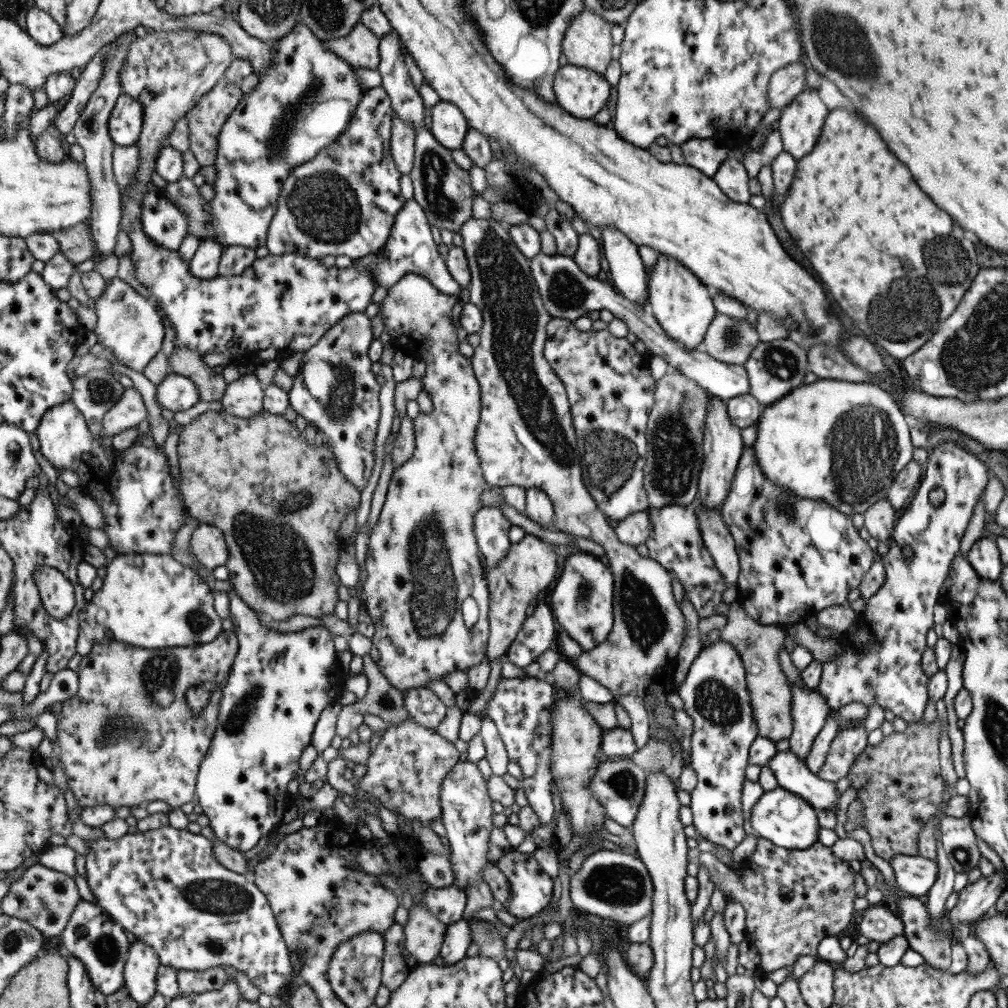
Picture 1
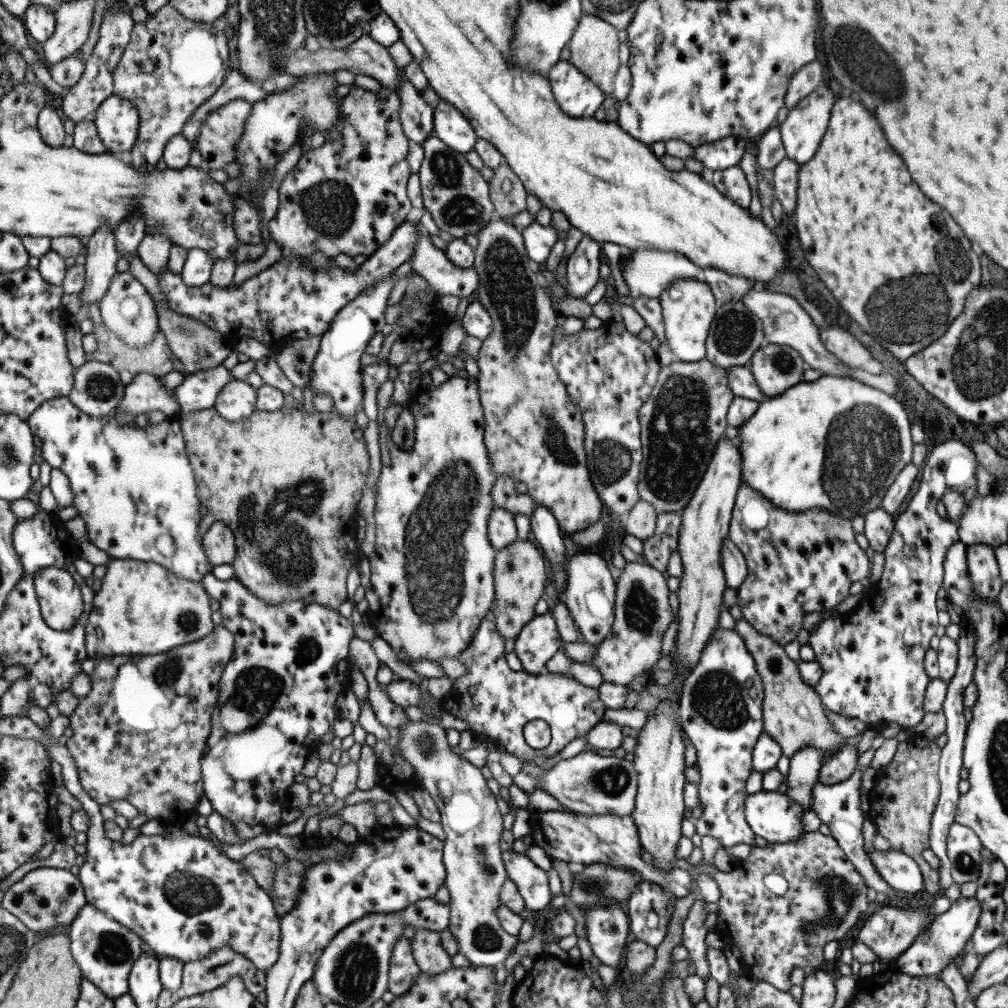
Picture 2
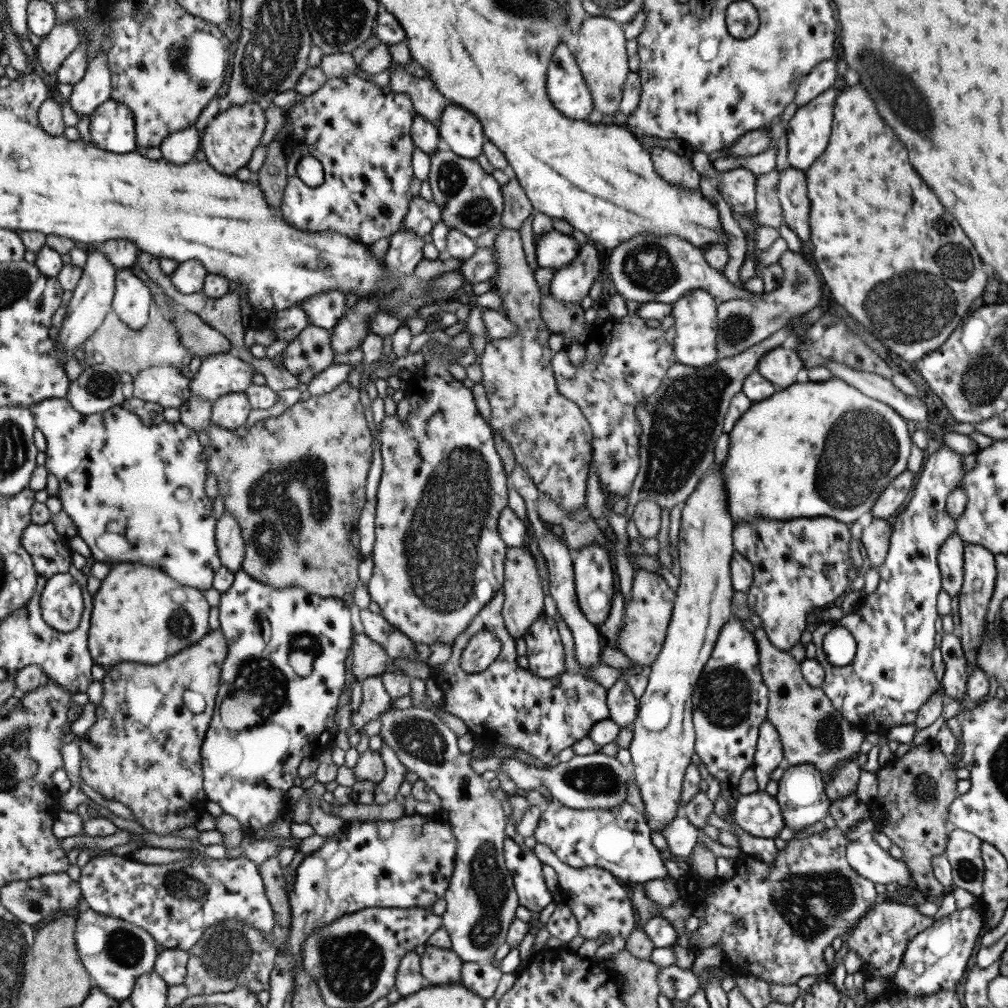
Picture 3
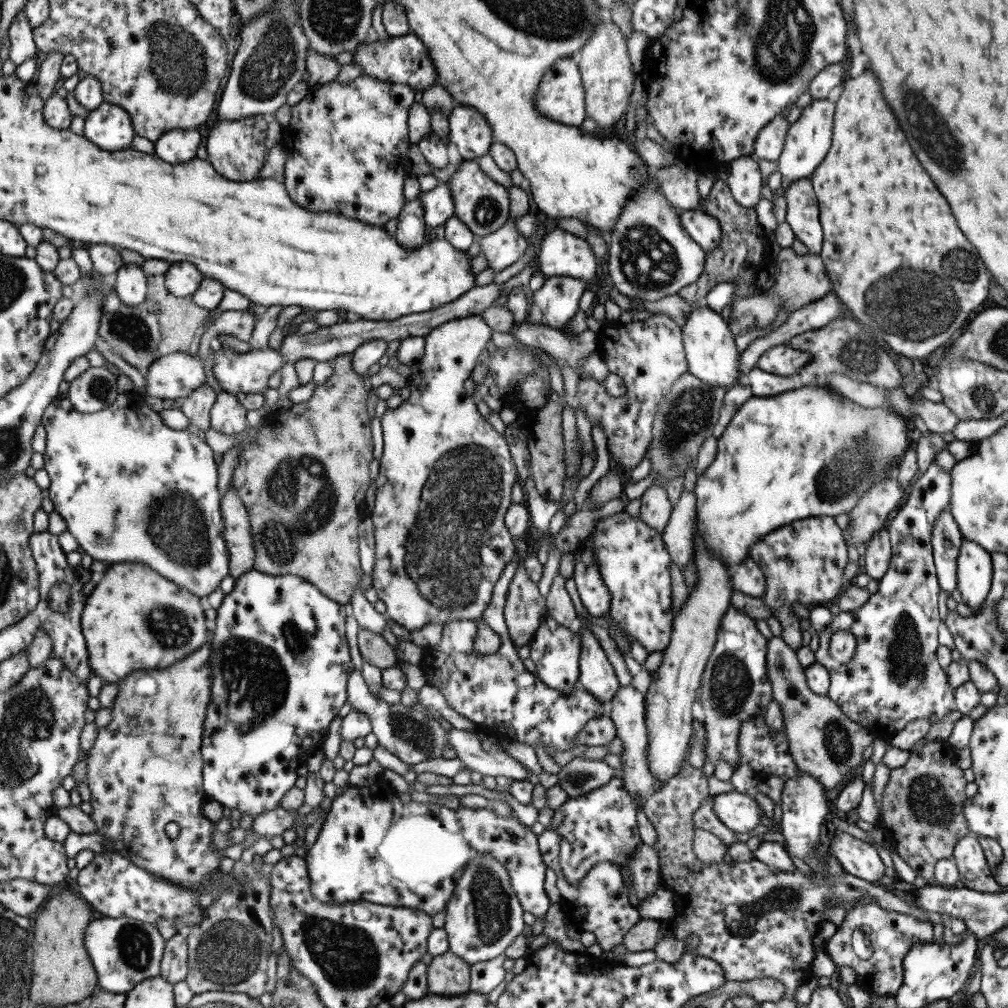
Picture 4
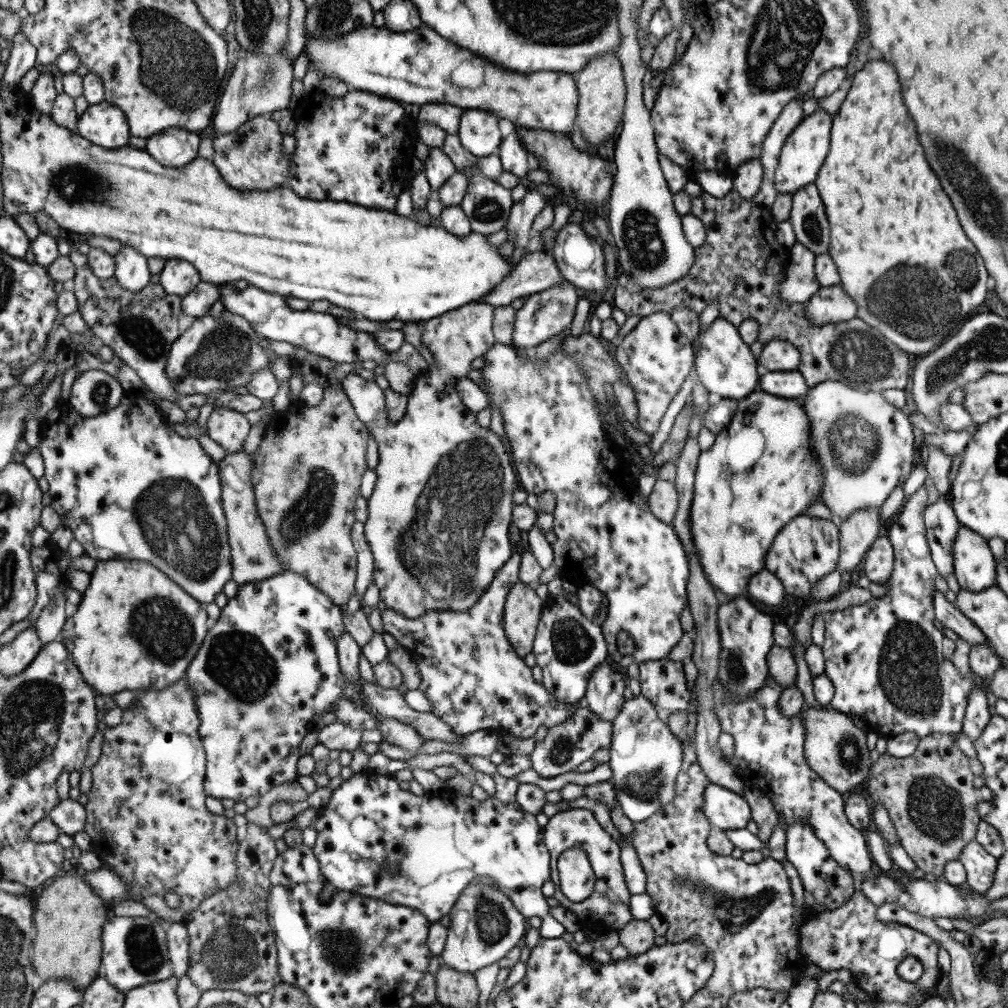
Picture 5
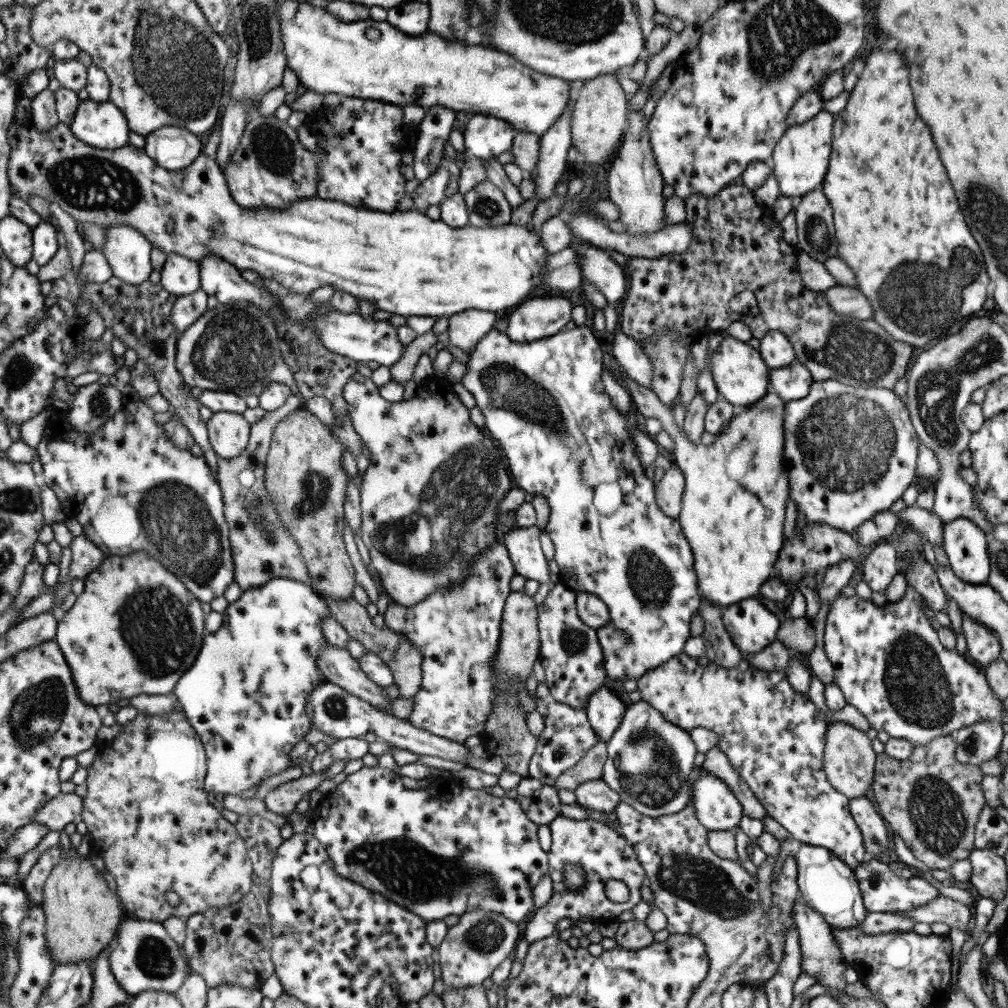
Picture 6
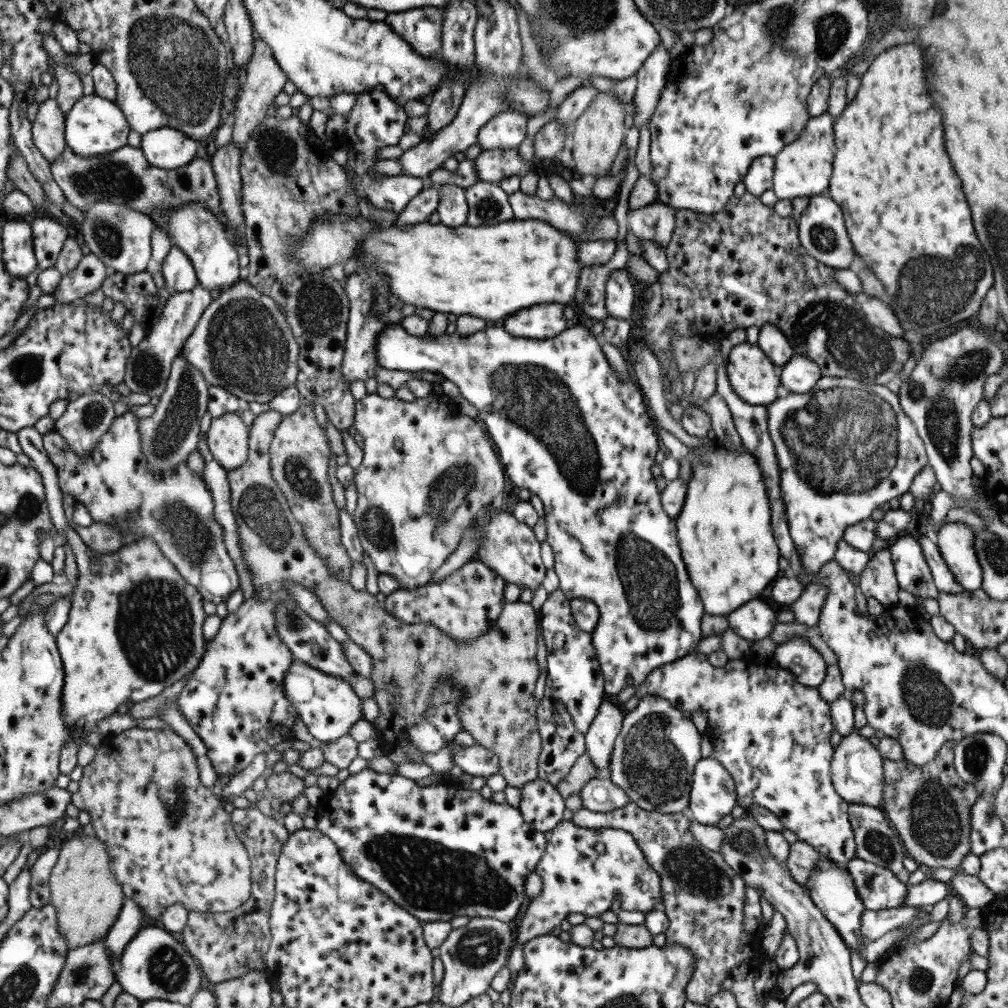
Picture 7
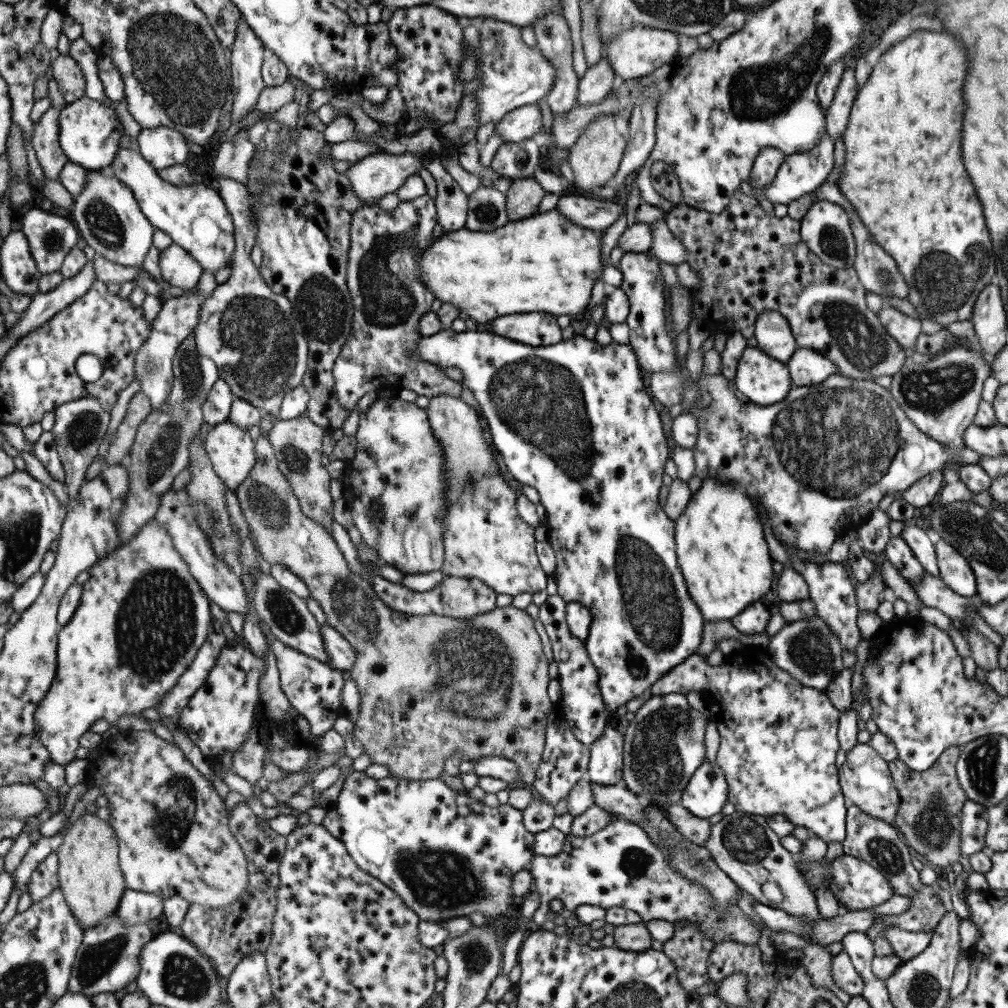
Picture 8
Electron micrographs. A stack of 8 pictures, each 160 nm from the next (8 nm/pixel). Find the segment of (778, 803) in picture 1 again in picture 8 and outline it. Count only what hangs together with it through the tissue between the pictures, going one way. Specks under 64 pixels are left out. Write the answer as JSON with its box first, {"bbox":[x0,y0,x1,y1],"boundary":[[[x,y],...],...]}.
{"bbox":[678,761,727,819],"boundary":[[[703,761],[693,771],[678,802],[697,818],[708,819],[727,800],[727,783],[716,761]]]}

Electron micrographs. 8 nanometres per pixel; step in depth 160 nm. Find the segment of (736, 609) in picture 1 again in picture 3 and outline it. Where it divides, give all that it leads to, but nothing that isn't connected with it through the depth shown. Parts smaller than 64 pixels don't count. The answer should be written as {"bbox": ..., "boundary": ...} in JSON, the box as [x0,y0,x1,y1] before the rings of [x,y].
{"bbox":[752,627,872,777],"boundary":[[[755,627],[752,635],[757,644],[758,669],[768,690],[766,720],[777,731],[782,758],[789,766],[809,763],[824,777],[829,775],[839,764],[851,760],[859,752],[859,744],[864,739],[872,738],[866,731],[847,722],[831,706],[820,687],[811,688],[808,685],[802,677],[800,663],[788,652],[773,647],[763,629]]]}

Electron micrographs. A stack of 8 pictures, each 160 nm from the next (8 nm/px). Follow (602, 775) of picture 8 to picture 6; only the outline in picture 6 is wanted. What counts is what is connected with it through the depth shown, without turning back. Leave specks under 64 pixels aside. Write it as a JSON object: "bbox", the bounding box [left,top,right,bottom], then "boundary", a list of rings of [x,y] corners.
{"bbox":[586,685,626,743],"boundary":[[[599,685],[588,696],[586,717],[600,741],[606,743],[619,726],[626,706],[619,696],[605,685]]]}

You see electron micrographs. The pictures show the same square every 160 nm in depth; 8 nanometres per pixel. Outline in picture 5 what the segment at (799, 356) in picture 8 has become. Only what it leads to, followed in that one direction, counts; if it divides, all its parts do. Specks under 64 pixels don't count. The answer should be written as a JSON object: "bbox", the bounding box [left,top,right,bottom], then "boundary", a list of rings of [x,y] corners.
{"bbox":[758,371,809,399],"boundary":[[[768,371],[759,376],[758,389],[775,397],[802,399],[809,389],[799,371]]]}

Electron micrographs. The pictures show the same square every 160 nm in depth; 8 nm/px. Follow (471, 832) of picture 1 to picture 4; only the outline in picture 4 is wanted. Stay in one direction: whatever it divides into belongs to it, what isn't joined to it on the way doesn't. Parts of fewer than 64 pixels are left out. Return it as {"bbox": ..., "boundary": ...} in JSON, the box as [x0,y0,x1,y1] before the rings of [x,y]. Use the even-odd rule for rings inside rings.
{"bbox":[346,667,525,965],"boundary":[[[350,667],[346,680],[346,696],[350,708],[368,716],[370,732],[375,735],[377,744],[391,752],[405,764],[419,764],[423,760],[441,758],[446,746],[444,724],[433,714],[419,707],[407,707],[401,703],[387,705],[385,701],[373,696],[359,671]],[[477,854],[463,869],[444,909],[445,922],[442,928],[446,933],[448,951],[468,965],[491,960],[503,953],[525,928],[522,914],[505,868],[501,868],[501,864],[489,854]]]}

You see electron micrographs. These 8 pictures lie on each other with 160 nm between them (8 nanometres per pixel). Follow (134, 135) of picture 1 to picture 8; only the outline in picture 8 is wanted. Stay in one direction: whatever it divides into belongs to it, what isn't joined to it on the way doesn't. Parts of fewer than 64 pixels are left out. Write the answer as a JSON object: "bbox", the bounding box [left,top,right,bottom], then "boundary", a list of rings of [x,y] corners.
{"bbox":[60,95,123,172],"boundary":[[[87,95],[63,107],[60,125],[60,143],[65,154],[71,162],[90,172],[109,168],[122,148],[123,122],[119,120],[117,112]]]}

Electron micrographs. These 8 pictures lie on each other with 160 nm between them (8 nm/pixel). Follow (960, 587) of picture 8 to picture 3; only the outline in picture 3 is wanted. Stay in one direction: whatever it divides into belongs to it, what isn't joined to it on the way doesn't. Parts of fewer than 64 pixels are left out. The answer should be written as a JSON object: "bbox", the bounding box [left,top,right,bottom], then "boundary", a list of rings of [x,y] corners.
{"bbox":[957,545,996,675],"boundary":[[[964,545],[962,552],[962,585],[957,595],[959,616],[959,639],[964,660],[966,660],[967,675],[976,666],[975,653],[981,645],[984,632],[985,615],[988,602],[992,597],[996,568],[994,554],[979,545]]]}

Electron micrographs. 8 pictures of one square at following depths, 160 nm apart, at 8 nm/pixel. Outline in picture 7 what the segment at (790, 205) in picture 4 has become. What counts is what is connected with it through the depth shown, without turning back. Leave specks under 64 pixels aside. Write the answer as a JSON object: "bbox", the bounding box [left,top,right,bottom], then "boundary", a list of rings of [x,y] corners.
{"bbox":[797,195,855,269],"boundary":[[[820,195],[809,197],[808,205],[797,224],[798,241],[811,258],[831,268],[847,269],[855,253],[849,244],[848,232],[845,232],[845,226],[841,220],[841,210],[837,208],[833,199]]]}

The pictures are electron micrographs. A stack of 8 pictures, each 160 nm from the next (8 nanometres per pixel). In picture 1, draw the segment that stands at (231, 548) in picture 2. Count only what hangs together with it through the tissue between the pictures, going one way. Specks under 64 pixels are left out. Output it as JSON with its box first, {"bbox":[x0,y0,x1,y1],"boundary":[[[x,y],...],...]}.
{"bbox":[189,523,228,569],"boundary":[[[199,523],[189,541],[192,552],[205,568],[215,569],[228,560],[228,549],[219,527]]]}

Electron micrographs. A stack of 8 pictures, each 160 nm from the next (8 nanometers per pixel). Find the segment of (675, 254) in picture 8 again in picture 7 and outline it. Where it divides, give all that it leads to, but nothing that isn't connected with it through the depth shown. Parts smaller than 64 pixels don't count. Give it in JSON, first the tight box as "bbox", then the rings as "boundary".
{"bbox":[626,200,675,250],"boundary":[[[656,200],[644,207],[629,209],[626,212],[627,228],[636,238],[655,241],[665,250],[675,228],[675,213],[674,208]]]}

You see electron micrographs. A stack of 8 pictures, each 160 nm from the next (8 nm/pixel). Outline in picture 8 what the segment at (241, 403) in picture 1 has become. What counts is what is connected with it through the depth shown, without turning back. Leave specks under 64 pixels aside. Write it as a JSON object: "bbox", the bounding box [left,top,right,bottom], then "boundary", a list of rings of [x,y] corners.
{"bbox":[204,421,256,490],"boundary":[[[223,421],[213,425],[204,440],[212,469],[225,487],[233,490],[246,480],[256,460],[247,432],[231,421]]]}

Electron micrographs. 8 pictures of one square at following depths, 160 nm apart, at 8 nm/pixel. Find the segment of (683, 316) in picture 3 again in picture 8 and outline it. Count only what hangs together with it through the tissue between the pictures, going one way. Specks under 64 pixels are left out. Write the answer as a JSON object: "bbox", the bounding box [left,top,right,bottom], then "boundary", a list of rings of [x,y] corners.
{"bbox":[733,346,793,406],"boundary":[[[746,346],[741,352],[733,382],[737,394],[744,397],[747,402],[757,406],[770,406],[784,400],[789,389],[793,387],[786,364],[781,364],[778,360],[771,358],[757,346]]]}

